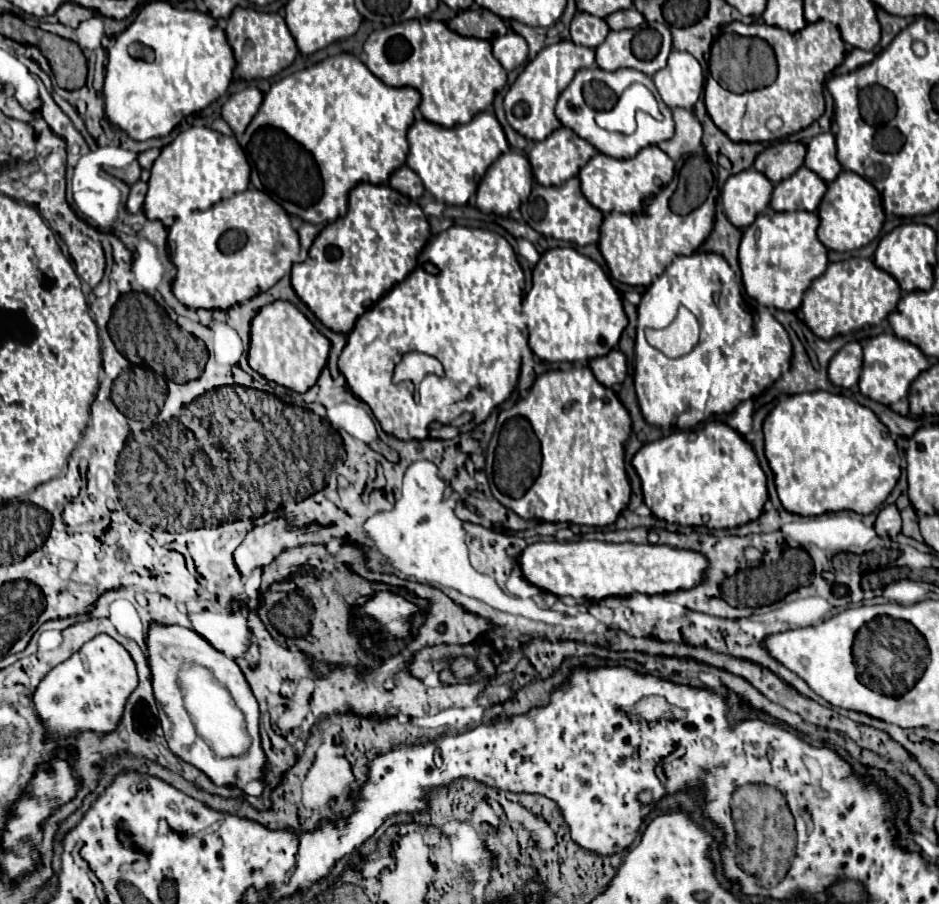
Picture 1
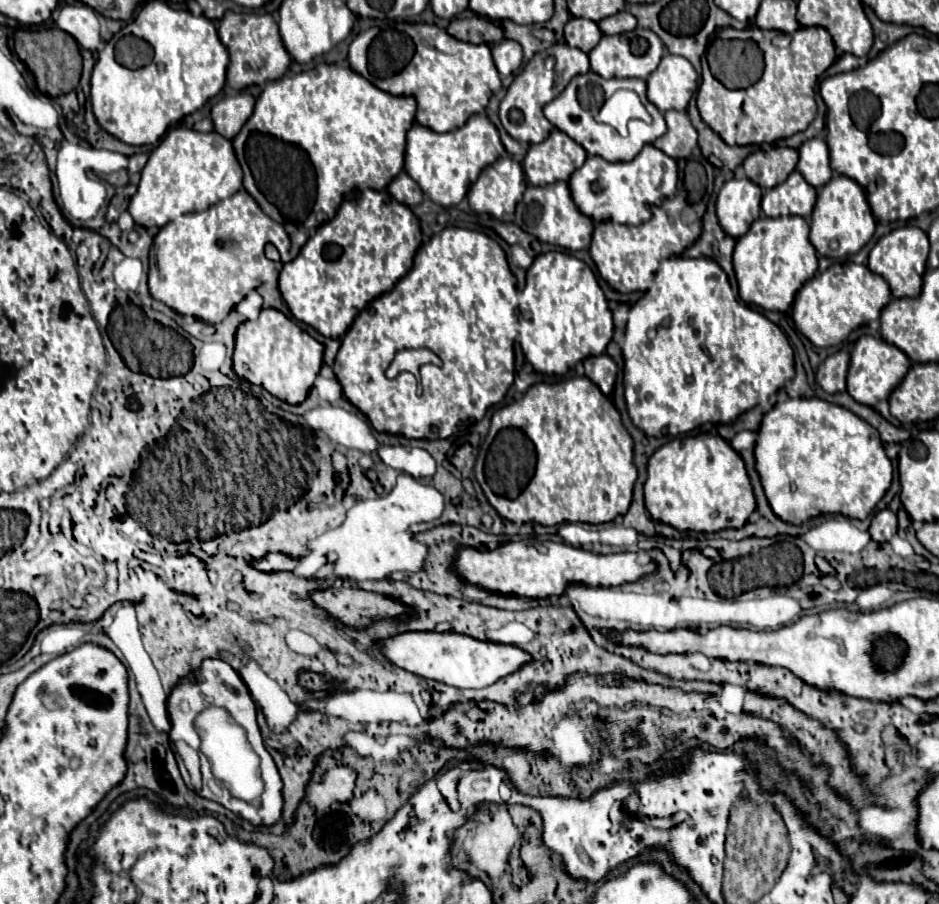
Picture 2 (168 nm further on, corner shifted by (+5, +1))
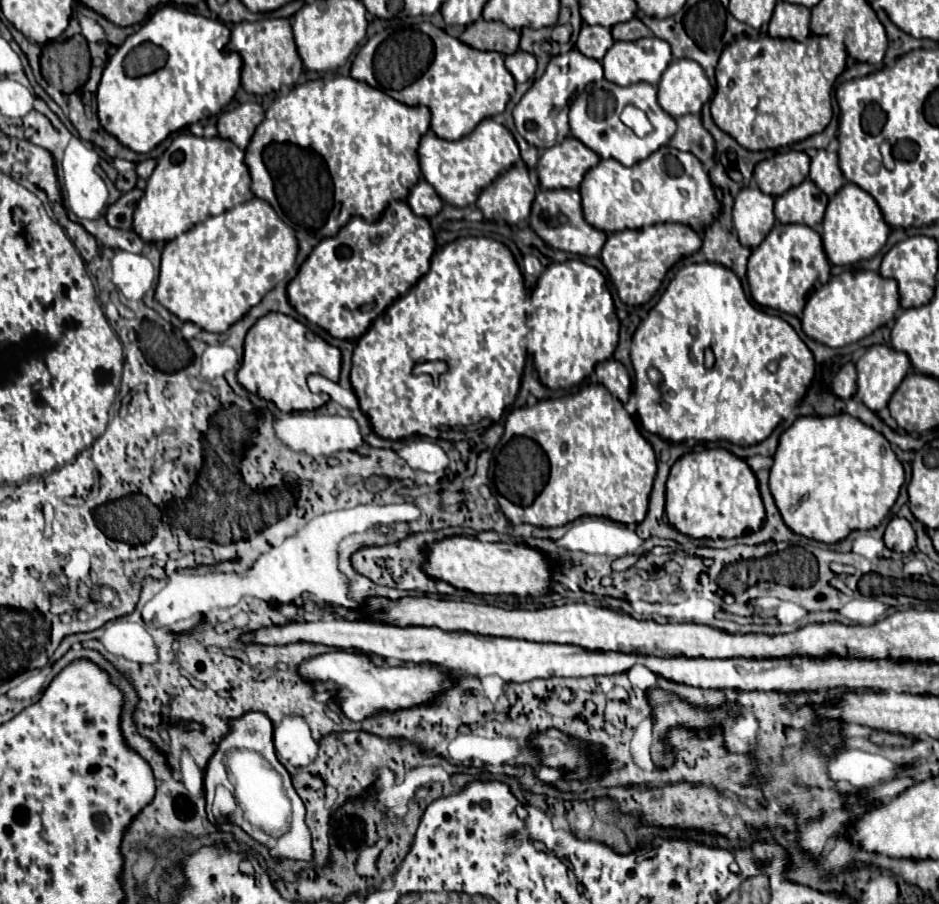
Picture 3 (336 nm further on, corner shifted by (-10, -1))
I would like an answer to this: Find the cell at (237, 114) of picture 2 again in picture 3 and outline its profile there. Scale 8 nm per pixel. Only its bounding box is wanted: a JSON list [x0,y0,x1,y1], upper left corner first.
[217,103,263,149]

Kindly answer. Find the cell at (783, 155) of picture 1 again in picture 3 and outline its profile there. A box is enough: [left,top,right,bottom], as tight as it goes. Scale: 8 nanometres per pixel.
[753,151,809,197]

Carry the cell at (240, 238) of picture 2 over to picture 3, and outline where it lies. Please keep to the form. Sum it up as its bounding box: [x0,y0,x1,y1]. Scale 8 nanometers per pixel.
[155,197,295,333]

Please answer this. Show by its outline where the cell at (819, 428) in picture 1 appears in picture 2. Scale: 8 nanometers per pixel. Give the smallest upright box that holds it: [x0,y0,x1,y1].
[754,397,892,525]

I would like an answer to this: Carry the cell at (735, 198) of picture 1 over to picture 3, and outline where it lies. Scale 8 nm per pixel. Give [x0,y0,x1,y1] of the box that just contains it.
[733,187,775,249]

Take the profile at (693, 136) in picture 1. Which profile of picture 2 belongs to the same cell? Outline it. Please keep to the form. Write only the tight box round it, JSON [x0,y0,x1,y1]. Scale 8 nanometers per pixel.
[654,111,698,159]

